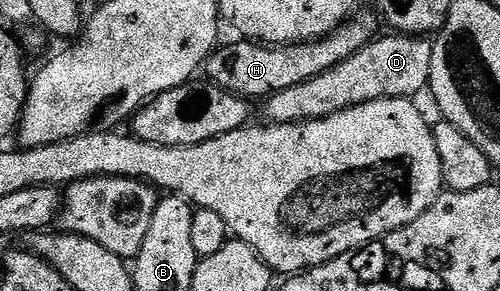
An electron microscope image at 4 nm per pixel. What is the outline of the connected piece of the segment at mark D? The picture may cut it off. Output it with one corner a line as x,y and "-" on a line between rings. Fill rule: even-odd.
424,36
377,37
366,48
354,52
350,60
342,60
330,72
306,80
306,84
294,84
286,92
273,94
263,103
264,114
269,123
309,122
366,104
379,98
415,99
420,89
425,89
430,80
432,42

